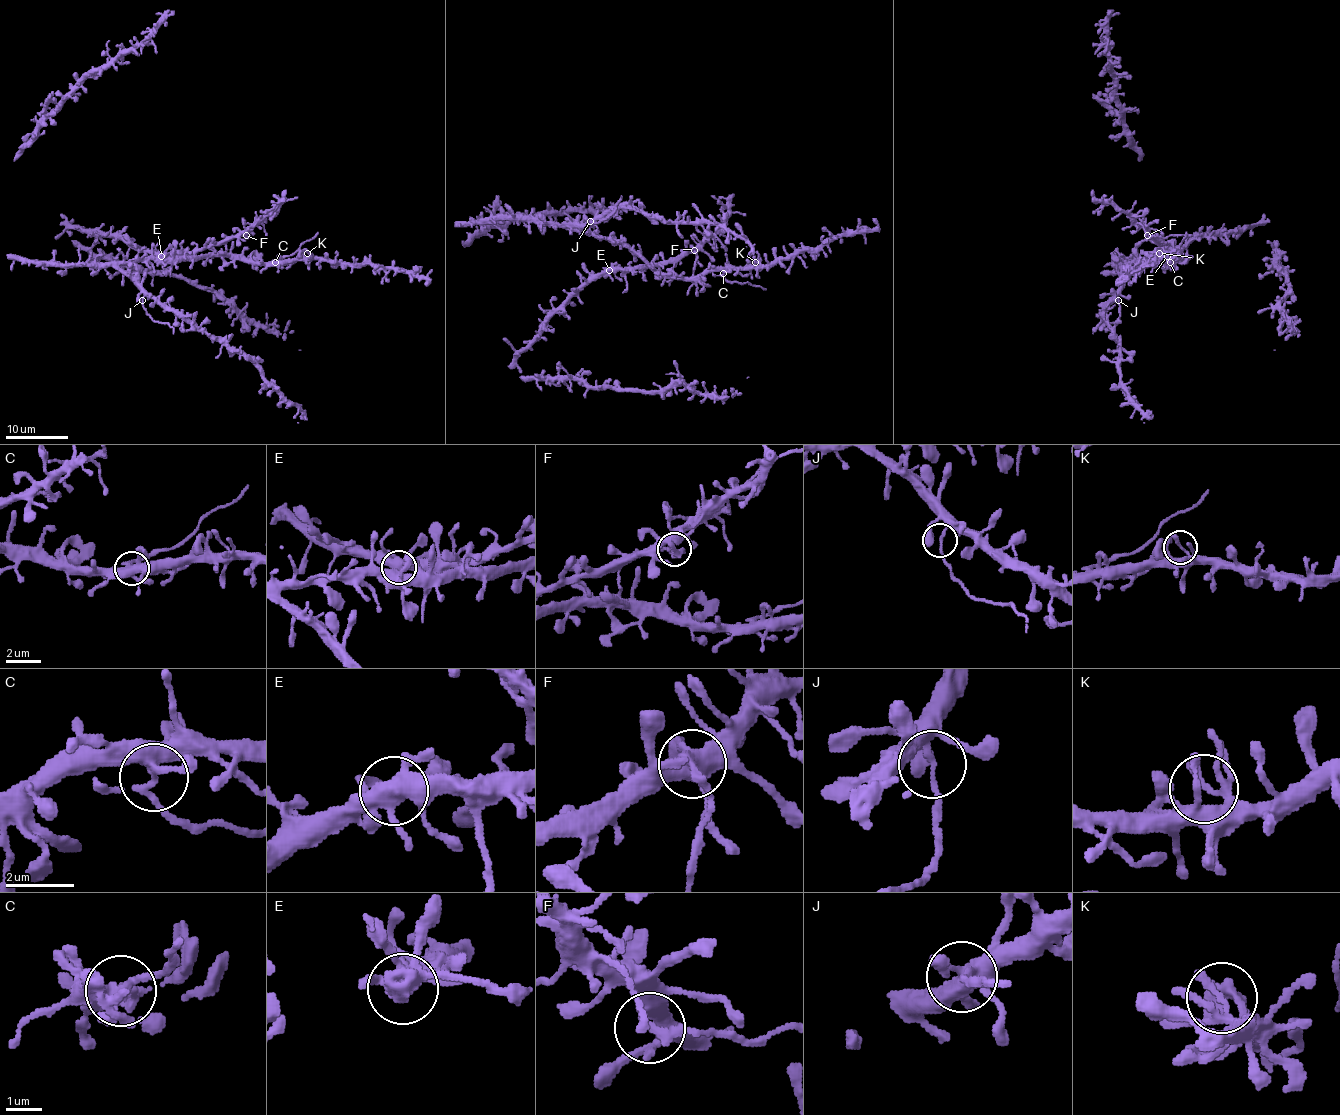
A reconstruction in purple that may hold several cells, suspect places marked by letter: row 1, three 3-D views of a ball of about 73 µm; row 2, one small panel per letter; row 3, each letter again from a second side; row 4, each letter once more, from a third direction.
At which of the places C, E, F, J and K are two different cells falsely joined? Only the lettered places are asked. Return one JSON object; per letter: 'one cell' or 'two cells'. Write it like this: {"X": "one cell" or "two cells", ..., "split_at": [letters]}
{"C": "two cells", "E": "one cell", "F": "two cells", "J": "two cells", "K": "one cell", "split_at": ["C", "F", "J"]}

